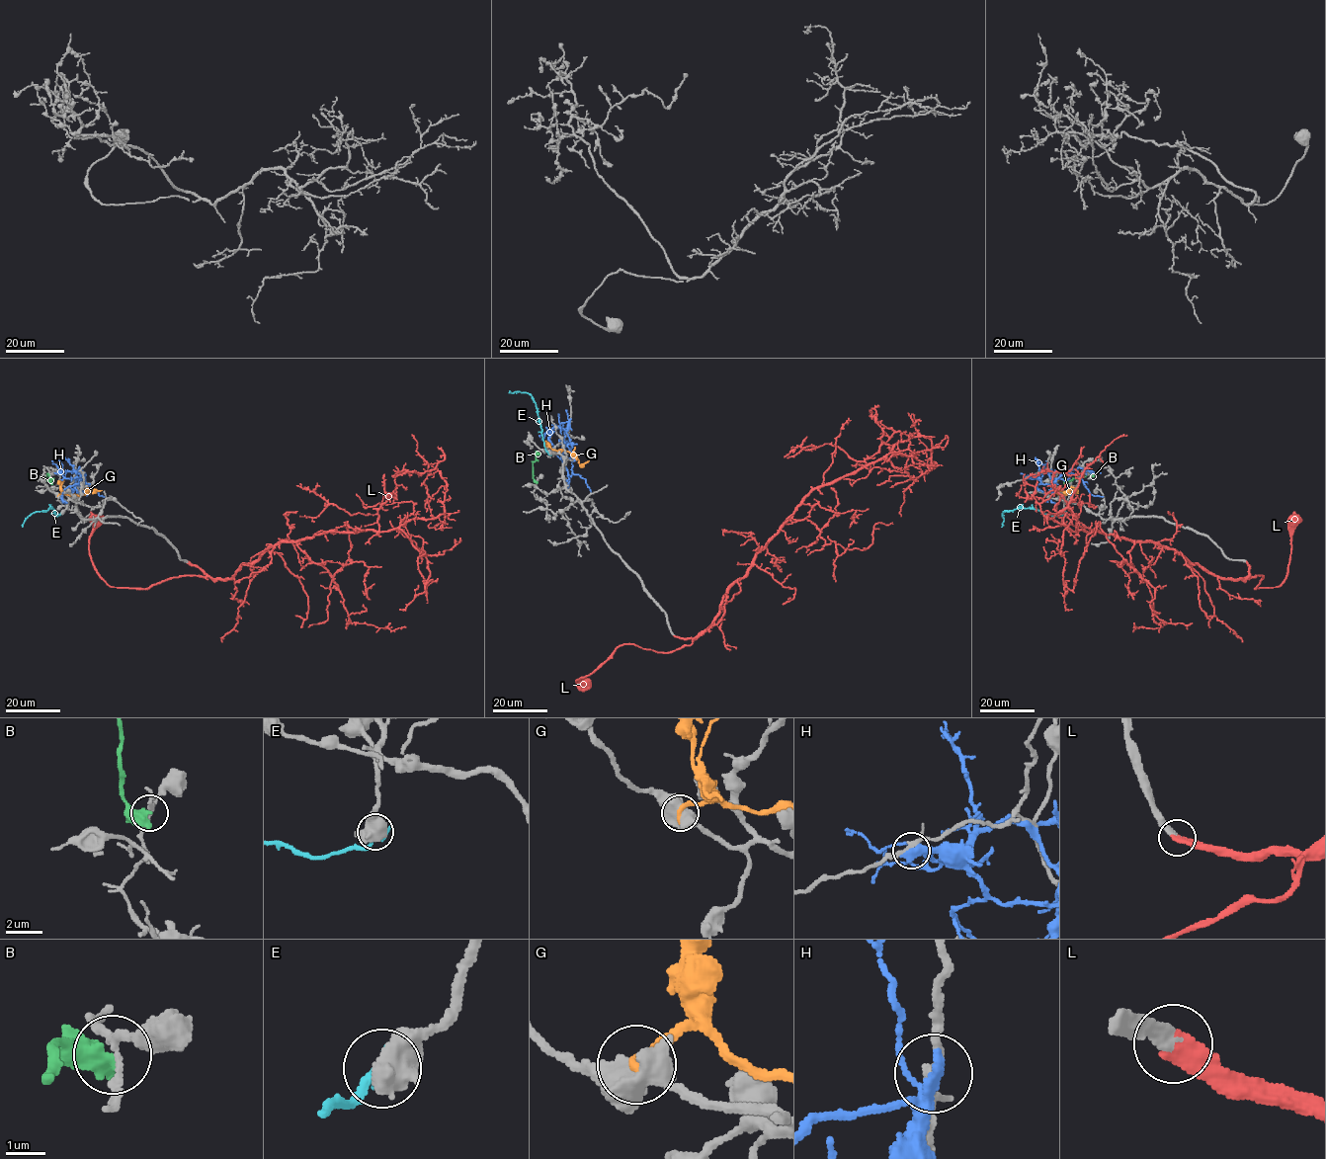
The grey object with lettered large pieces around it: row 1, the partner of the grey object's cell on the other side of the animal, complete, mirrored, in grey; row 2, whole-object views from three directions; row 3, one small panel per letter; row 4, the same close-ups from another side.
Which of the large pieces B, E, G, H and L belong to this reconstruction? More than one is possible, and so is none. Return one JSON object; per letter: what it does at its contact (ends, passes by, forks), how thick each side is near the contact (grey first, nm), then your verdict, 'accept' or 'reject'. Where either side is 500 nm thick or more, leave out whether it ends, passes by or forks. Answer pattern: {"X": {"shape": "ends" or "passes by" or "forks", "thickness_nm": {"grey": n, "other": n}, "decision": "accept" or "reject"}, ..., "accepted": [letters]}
{"B": {"thickness_nm": {"grey": 180, "other": 600}, "decision": "reject"}, "E": {"thickness_nm": {"grey": 900, "other": 180}, "decision": "reject"}, "G": {"thickness_nm": {"grey": 550, "other": 280}, "decision": "reject"}, "H": {"shape": "forks", "thickness_nm": {"grey": 180, "other": 260}, "decision": "reject"}, "L": {"shape": "ends", "thickness_nm": {"grey": 360, "other": 400}, "decision": "accept"}, "accepted": ["L"]}

